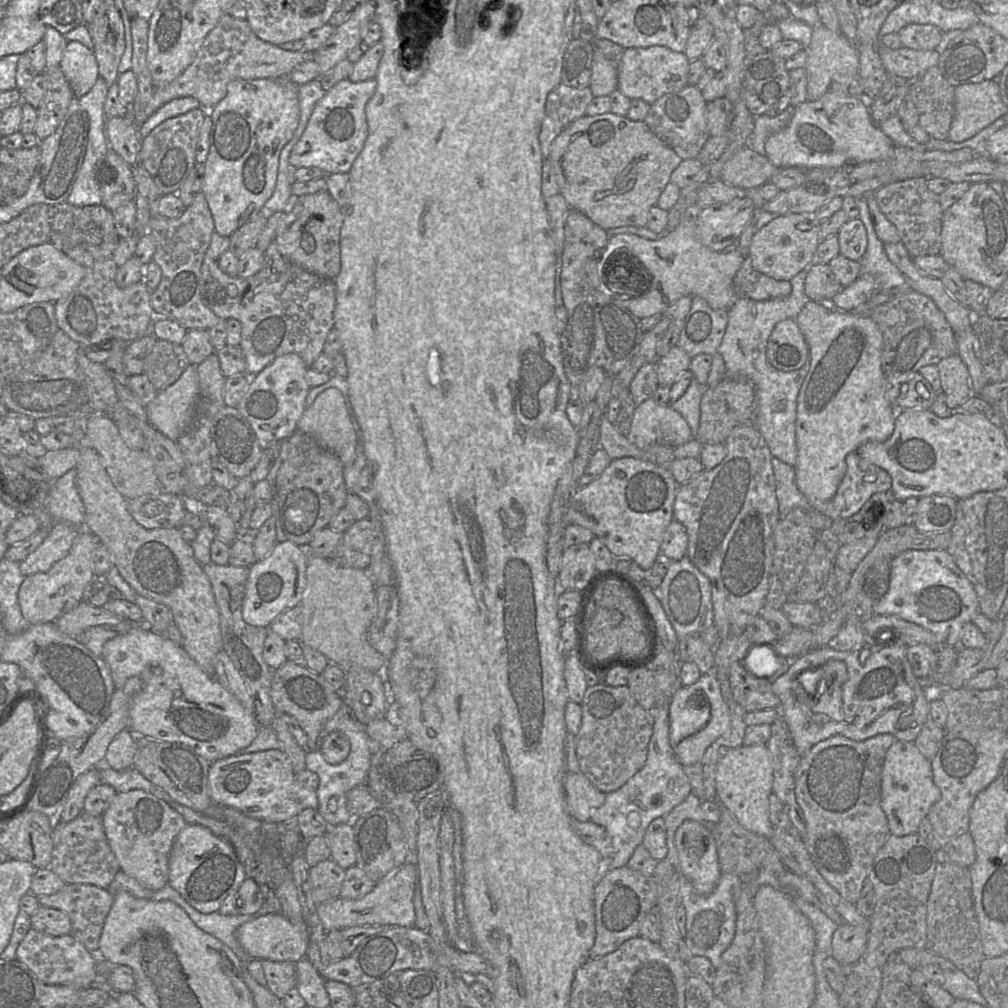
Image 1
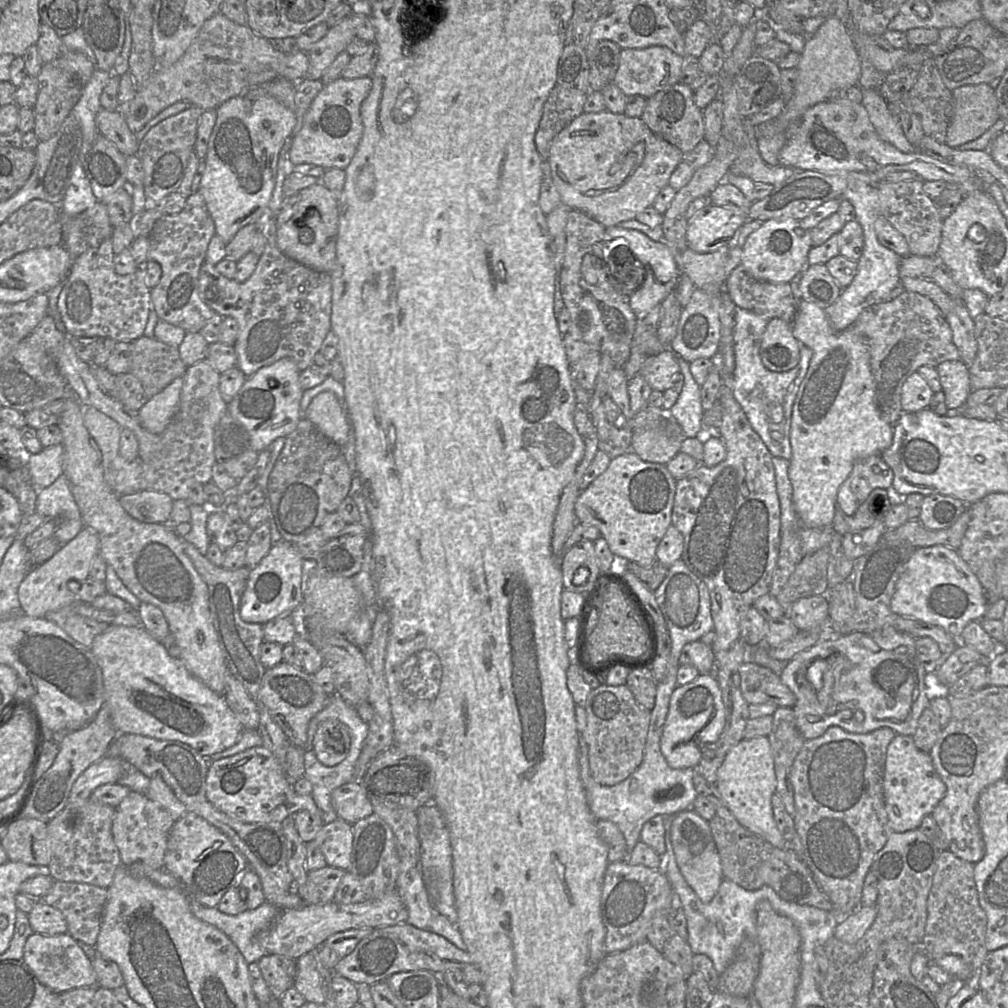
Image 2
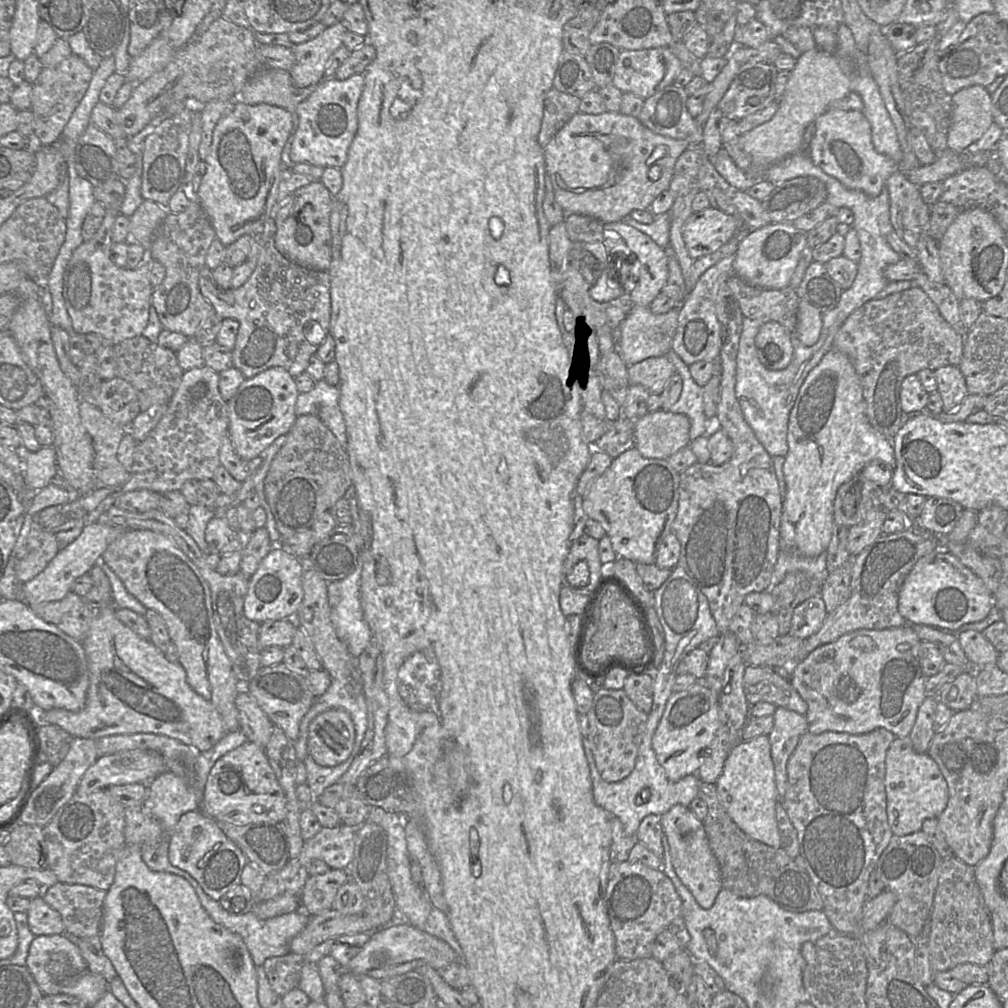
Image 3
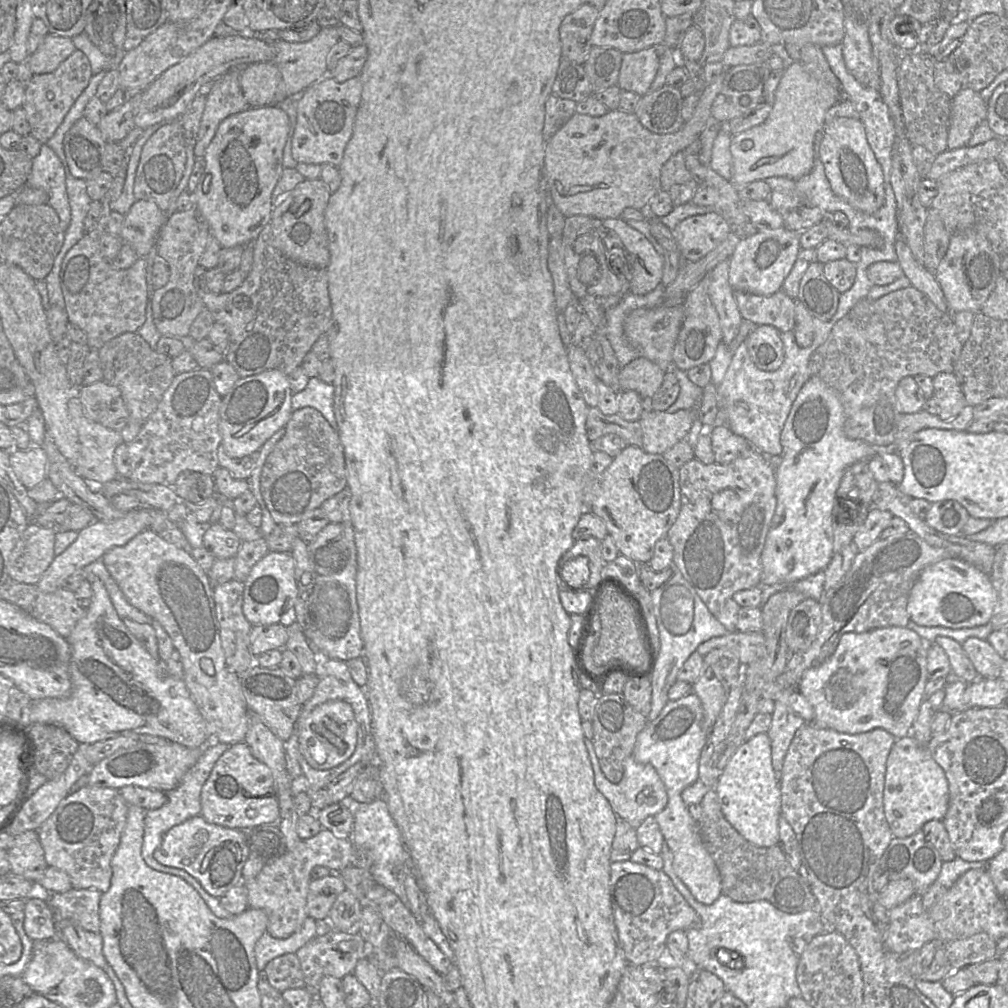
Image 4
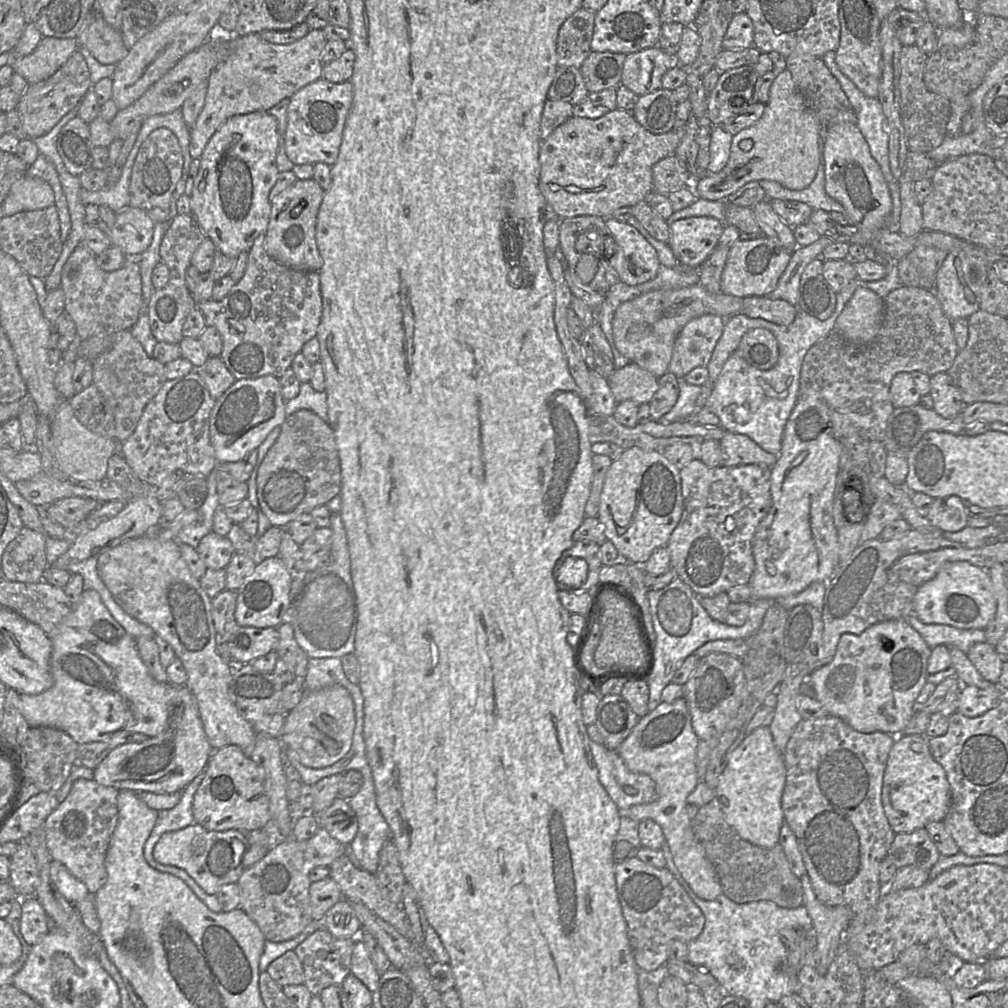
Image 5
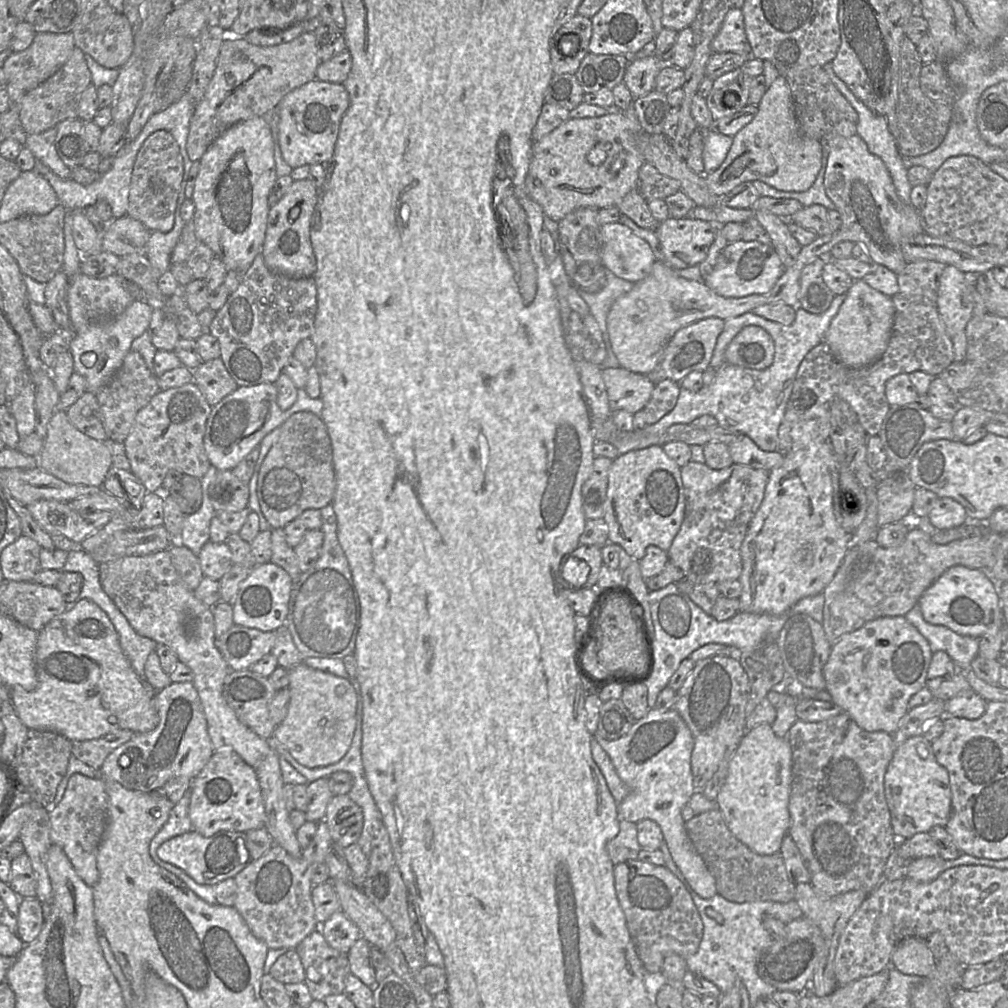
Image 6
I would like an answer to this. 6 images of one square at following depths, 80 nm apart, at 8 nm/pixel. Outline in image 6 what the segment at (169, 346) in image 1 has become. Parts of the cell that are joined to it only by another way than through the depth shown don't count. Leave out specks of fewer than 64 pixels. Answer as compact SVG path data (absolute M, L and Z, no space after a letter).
M130 350L111 381L95 394L107 439L124 442L138 411L146 406L159 390L158 377L146 366L144 359L138 352Z

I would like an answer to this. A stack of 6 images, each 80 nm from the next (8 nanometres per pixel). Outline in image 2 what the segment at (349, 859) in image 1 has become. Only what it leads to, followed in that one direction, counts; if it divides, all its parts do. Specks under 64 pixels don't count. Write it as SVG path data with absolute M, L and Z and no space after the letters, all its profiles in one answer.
M340 818L325 821L312 841L320 848L329 866L349 870L353 849L353 827L350 823Z

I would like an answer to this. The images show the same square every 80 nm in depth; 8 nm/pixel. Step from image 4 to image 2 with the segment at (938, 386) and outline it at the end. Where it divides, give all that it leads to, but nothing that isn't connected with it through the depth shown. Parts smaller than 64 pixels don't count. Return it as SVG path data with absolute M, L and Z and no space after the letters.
M960 360L945 361L936 367L949 411L960 414L973 391L968 366Z

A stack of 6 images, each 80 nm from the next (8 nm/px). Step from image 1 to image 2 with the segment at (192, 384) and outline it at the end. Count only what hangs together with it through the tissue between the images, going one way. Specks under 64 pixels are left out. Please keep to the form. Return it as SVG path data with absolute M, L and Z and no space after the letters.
M182 376L176 378L146 402L138 411L138 418L143 428L158 435L167 428L179 410L183 383Z

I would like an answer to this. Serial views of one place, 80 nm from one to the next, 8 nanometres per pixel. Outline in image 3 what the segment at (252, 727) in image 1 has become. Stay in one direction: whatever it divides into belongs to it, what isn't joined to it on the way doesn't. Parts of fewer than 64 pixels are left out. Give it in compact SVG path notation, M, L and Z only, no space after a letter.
M113 603L101 606L82 642L90 684L84 707L78 711L54 708L36 711L33 721L52 724L72 737L98 740L121 734L151 733L167 736L196 752L212 748L227 733L217 709L195 692L179 662L170 662L151 640L144 639L115 615Z

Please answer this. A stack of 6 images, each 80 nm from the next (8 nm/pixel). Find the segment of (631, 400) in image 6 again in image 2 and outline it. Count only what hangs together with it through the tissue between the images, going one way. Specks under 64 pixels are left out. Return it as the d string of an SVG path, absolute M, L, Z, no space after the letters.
M670 348L648 356L638 372L654 390L665 391L671 386L672 376L680 372L677 358Z

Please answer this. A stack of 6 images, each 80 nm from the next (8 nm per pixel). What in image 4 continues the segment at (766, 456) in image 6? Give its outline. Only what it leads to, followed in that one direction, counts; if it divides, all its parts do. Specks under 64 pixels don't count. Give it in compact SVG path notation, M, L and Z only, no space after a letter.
M716 423L707 430L707 434L716 464L728 464L753 447L744 437L734 434L725 423Z

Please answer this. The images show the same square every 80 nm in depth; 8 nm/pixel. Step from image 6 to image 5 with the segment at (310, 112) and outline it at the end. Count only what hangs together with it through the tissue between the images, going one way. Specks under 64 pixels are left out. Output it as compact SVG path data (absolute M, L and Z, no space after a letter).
M320 78L298 90L289 100L284 136L289 160L294 165L323 162L332 166L337 160L346 118L352 106L352 83L332 83Z

